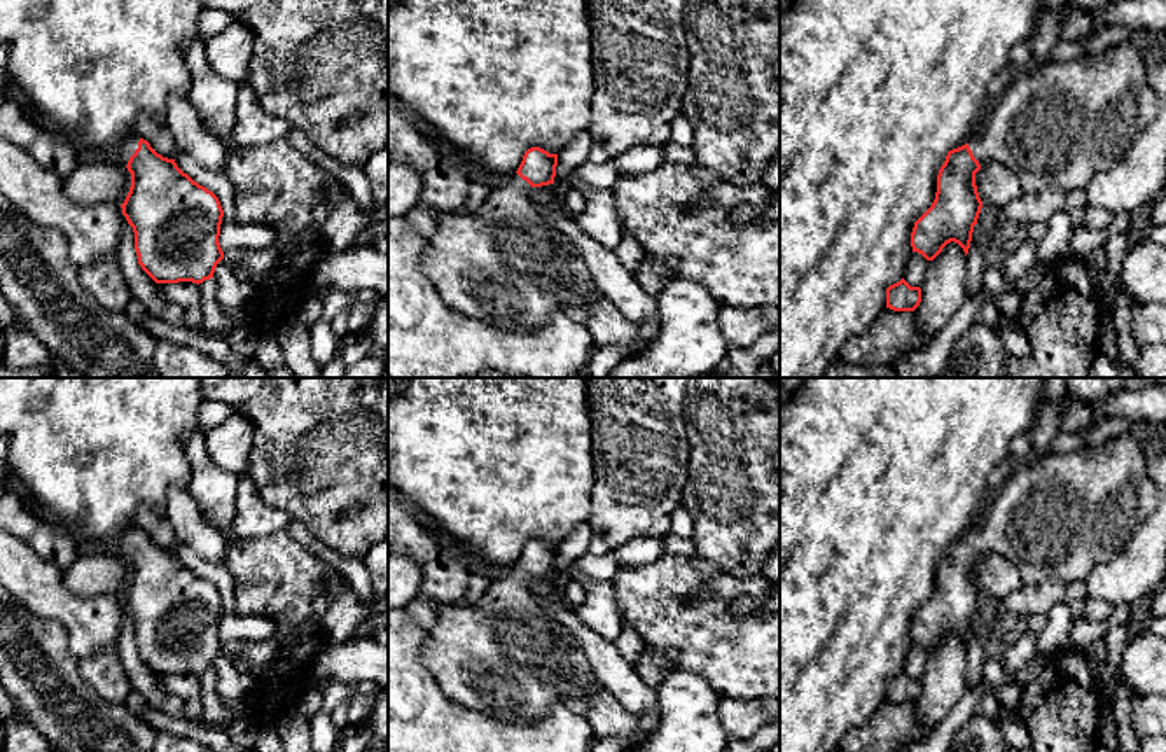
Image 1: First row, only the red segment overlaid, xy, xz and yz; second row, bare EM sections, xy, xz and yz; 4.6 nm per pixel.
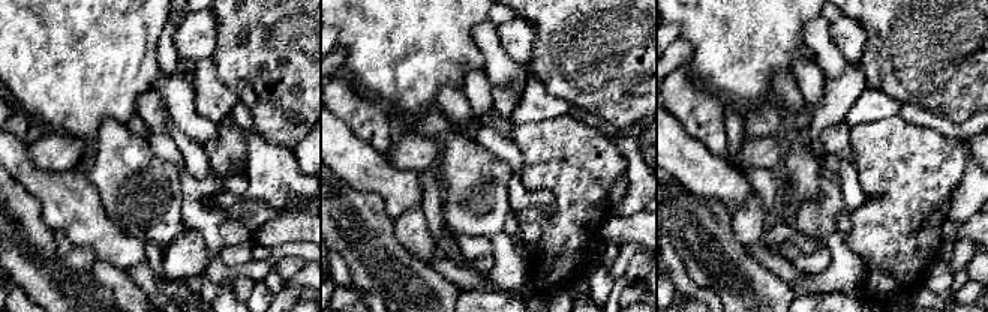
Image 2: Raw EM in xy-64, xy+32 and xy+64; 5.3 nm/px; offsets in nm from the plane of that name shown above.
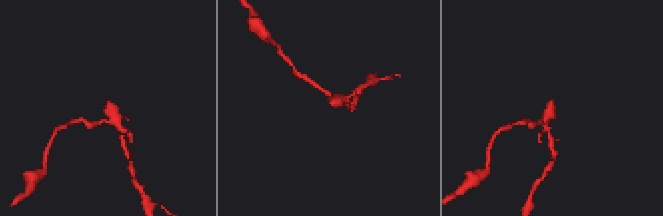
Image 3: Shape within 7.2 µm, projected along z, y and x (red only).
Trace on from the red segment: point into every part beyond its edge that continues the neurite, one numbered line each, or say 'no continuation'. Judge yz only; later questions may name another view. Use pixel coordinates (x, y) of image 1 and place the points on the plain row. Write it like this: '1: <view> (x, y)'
1: yz (1060, 516)

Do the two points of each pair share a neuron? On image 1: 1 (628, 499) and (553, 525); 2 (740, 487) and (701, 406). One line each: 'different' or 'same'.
1: different
2: same

